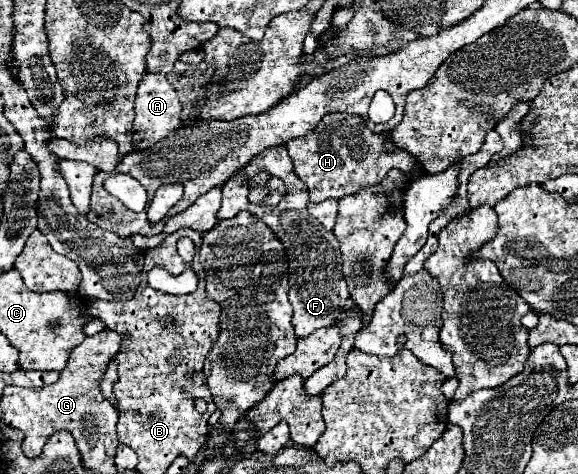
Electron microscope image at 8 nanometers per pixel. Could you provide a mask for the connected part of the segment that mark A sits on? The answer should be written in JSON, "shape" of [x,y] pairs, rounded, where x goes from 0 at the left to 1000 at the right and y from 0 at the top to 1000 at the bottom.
{"shape":[[[253,154],[242,167],[239,200],[235,200],[235,247],[232,247],[232,314],[256,314],[260,306],[284,293],[294,276],[315,264],[311,255],[311,209],[291,167],[277,154]]]}

